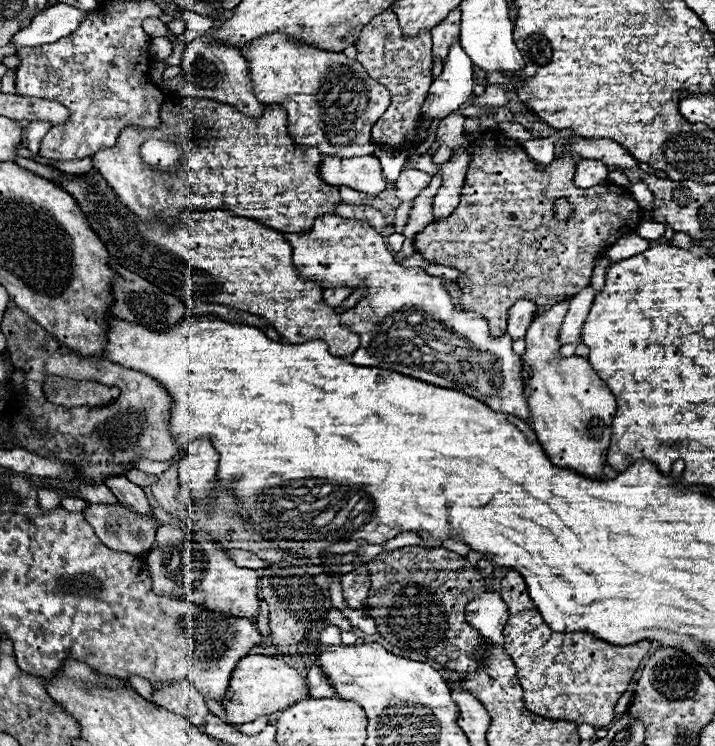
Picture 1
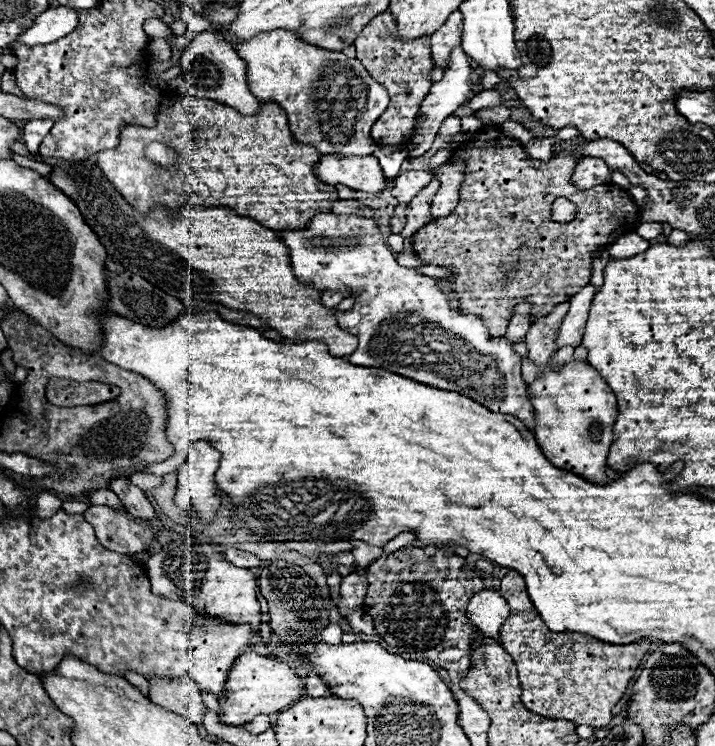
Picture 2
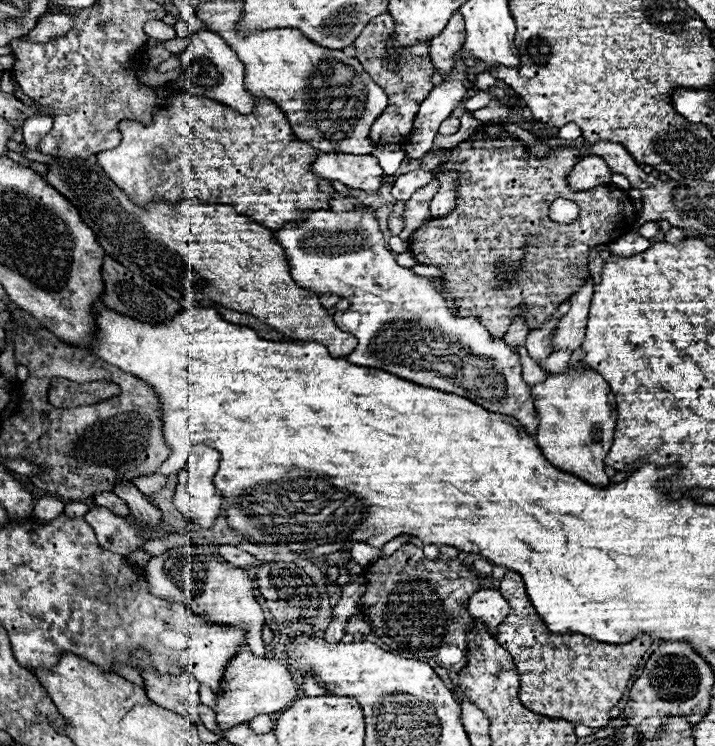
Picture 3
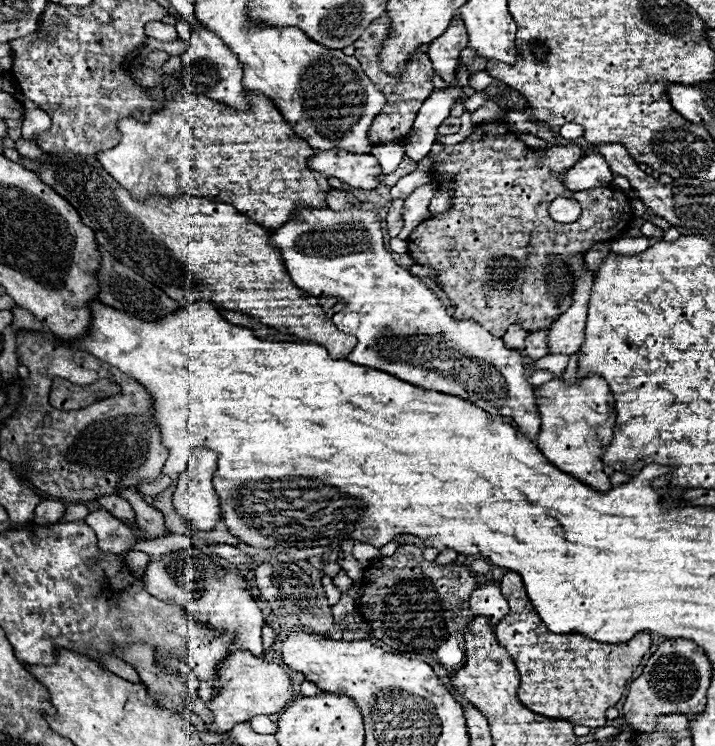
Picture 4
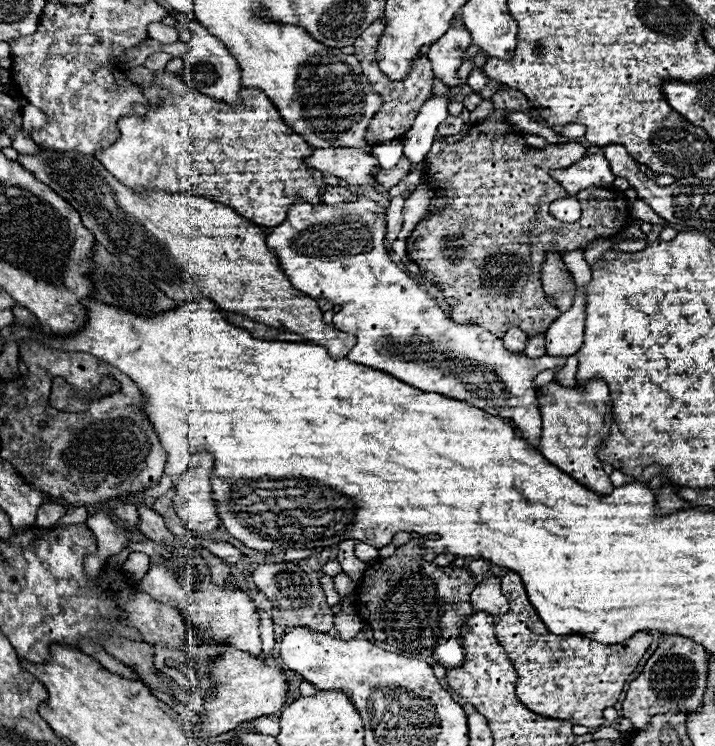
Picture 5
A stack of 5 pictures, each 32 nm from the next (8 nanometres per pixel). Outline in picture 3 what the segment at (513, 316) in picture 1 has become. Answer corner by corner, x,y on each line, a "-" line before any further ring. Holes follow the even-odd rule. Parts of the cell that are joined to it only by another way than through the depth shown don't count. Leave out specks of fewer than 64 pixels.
522,318
514,320
508,328
508,332
504,334
504,340
510,348
516,348
516,346
524,346
524,340
528,336
528,328
526,328
526,322

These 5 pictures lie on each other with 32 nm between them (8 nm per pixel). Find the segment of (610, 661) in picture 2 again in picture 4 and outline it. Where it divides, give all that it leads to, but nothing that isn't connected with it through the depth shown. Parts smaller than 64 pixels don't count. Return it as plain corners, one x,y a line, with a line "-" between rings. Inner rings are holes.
504,574
500,588
510,604
510,612
496,624
494,632
520,674
518,698
522,704
536,714
562,718
574,726
606,726
604,712
622,698
628,678
652,644
650,634
640,632
624,644
600,644
582,634
552,634
534,612
518,574

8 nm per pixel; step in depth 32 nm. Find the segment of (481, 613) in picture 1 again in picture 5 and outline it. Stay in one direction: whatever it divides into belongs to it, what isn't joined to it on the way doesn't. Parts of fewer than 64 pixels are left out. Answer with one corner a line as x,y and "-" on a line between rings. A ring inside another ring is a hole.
490,576
478,582
478,586
472,592
472,608
474,612
490,612
496,620
508,610
508,600
500,592
498,576

